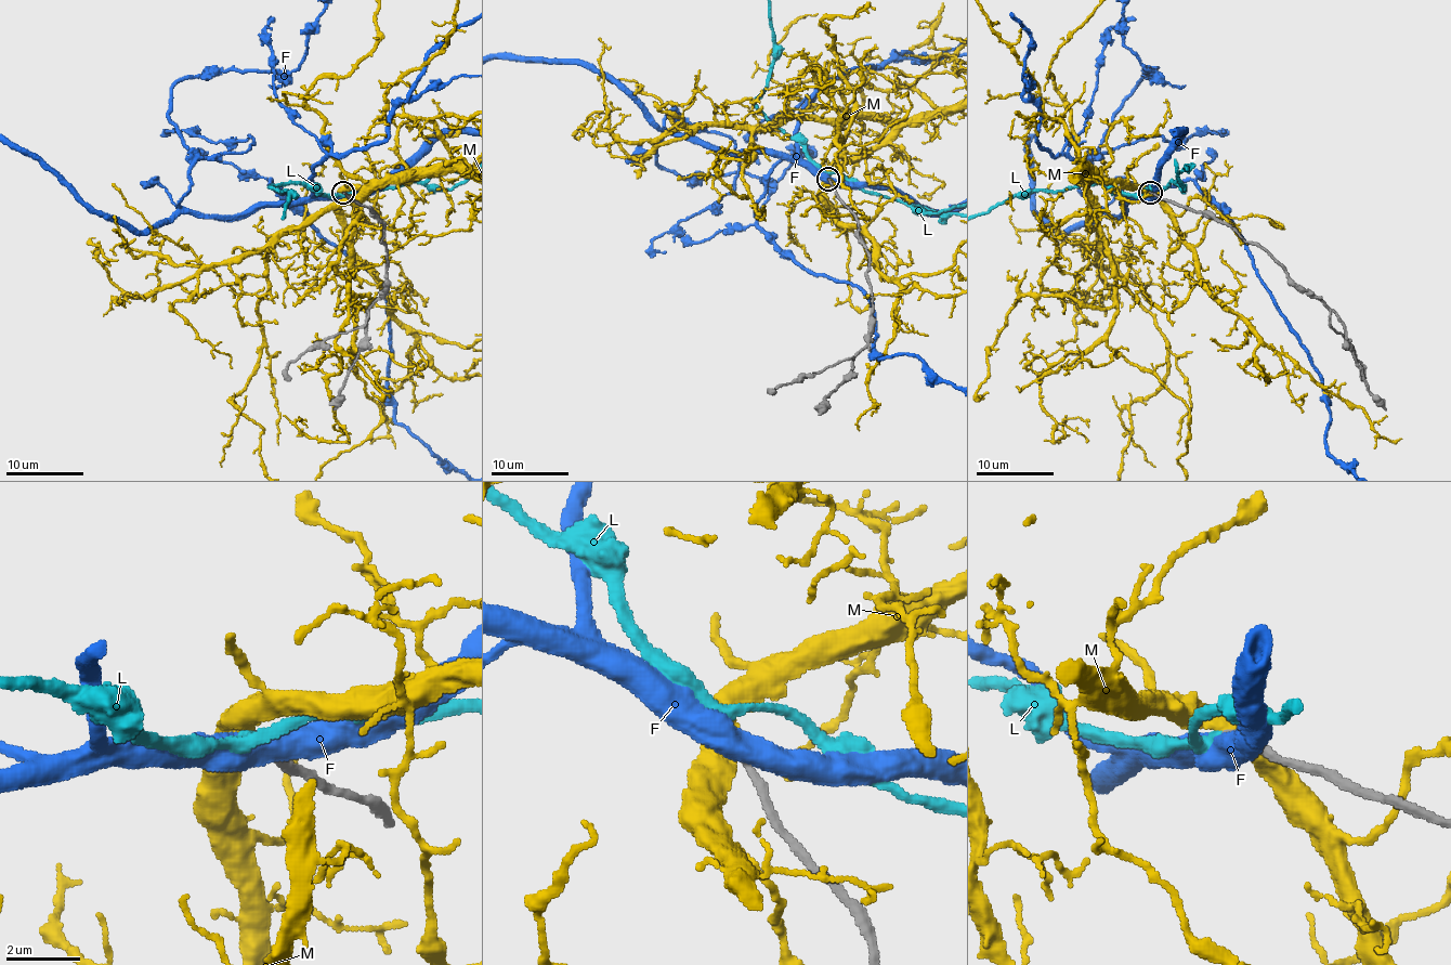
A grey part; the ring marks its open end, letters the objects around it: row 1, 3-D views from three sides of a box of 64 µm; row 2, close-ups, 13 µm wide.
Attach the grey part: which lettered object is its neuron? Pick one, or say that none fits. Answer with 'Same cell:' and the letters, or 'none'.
Same cell: L

